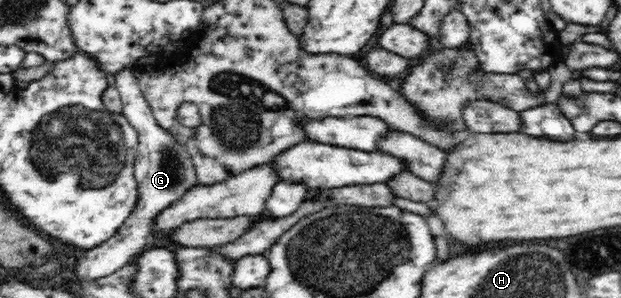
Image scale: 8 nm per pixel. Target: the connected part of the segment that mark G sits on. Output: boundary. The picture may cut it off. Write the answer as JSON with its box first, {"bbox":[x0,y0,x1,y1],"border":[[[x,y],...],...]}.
{"bbox":[76,66,200,281],"border":[[[124,66],[114,74],[113,81],[121,97],[121,113],[137,133],[135,175],[138,201],[136,201],[132,214],[123,221],[113,236],[87,250],[77,261],[76,274],[78,274],[79,281],[94,281],[94,279],[108,277],[125,265],[133,263],[134,259],[144,251],[146,237],[152,235],[153,219],[156,215],[160,215],[160,211],[176,203],[178,199],[186,195],[191,187],[200,185],[196,169],[192,166],[192,160],[184,146],[180,146],[176,139],[157,124],[138,85],[135,66]]]}

